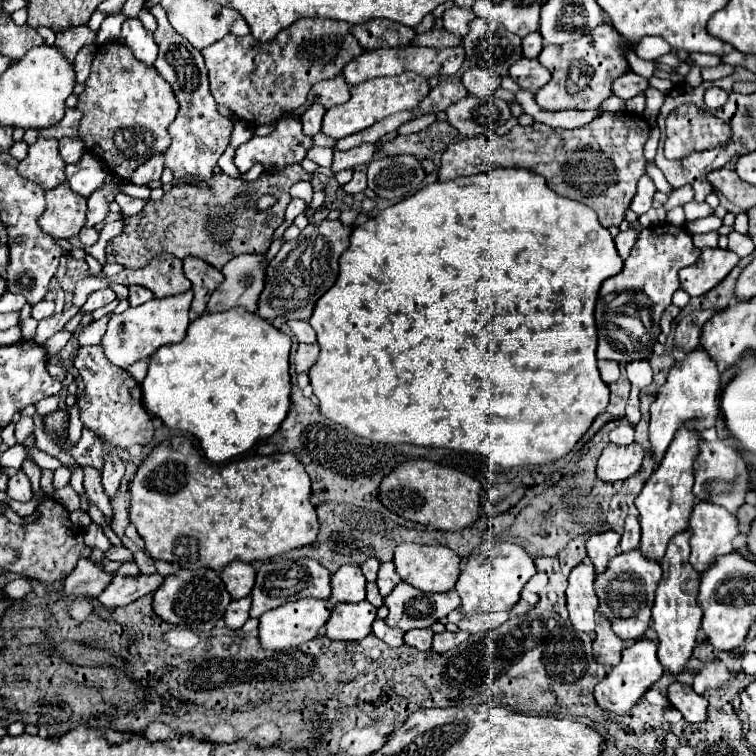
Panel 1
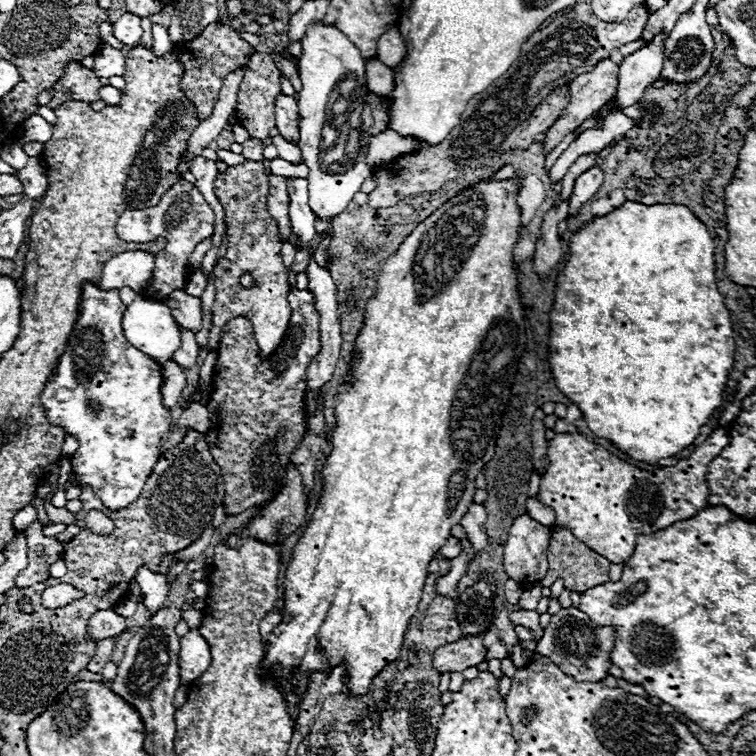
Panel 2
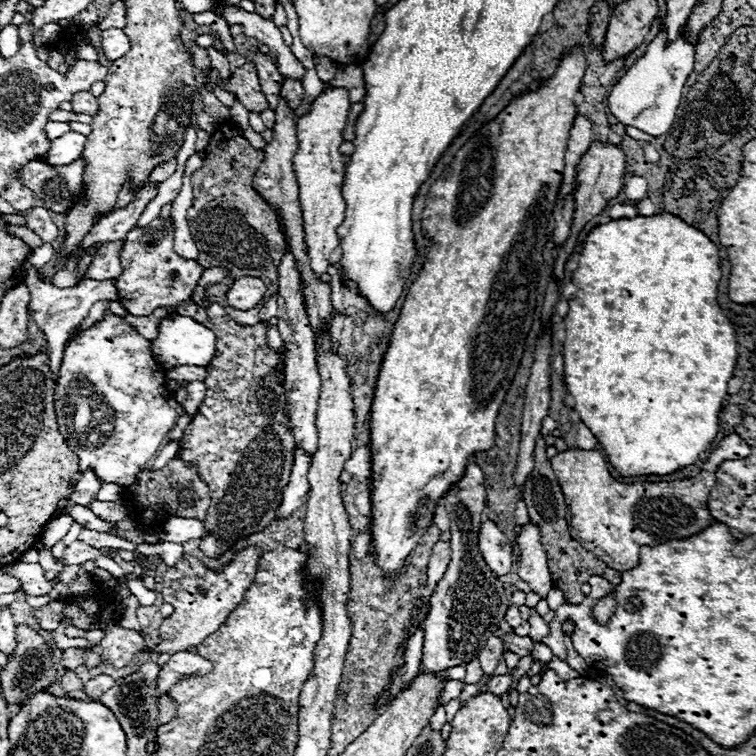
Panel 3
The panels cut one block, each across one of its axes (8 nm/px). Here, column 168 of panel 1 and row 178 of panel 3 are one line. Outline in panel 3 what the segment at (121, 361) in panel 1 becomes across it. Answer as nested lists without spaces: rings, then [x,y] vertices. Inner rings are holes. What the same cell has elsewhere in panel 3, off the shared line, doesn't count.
[[[328,88],[322,92],[314,104],[312,110],[298,118],[296,122],[296,134],[298,134],[298,152],[292,160],[296,180],[298,180],[298,200],[302,208],[302,226],[304,226],[304,242],[308,246],[308,258],[312,272],[320,278],[328,272],[330,266],[330,254],[338,248],[338,234],[336,226],[344,220],[346,202],[342,198],[342,182],[344,182],[344,170],[346,170],[346,158],[338,152],[338,146],[344,142],[342,128],[346,124],[350,102],[348,92],[344,88]]]

